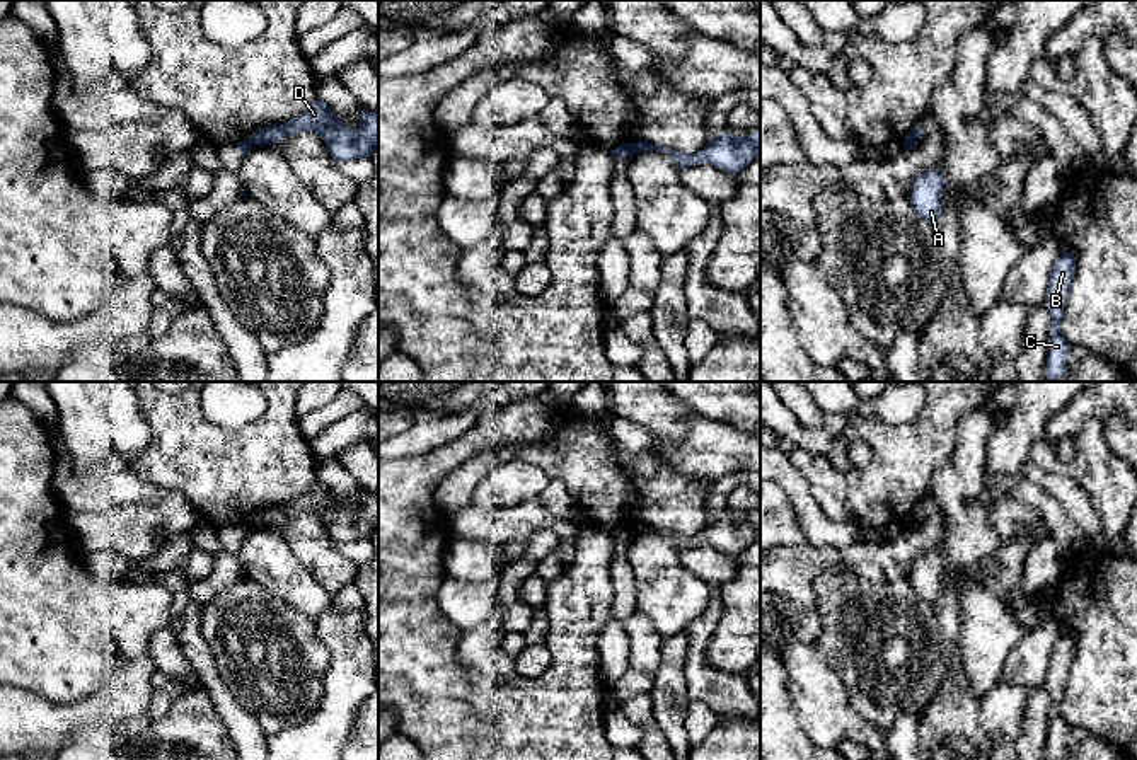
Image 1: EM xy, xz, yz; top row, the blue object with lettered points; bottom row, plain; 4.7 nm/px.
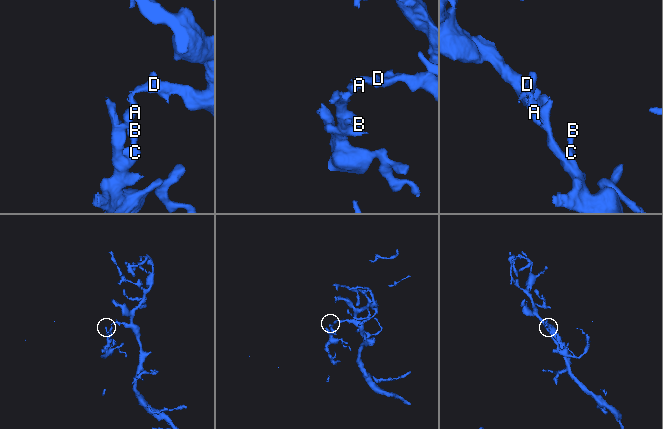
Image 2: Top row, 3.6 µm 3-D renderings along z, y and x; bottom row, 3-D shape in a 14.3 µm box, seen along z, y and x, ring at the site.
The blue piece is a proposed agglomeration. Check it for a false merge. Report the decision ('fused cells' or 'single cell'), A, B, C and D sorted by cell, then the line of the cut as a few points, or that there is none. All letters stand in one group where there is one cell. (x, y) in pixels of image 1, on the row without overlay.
fused cells; groups A B C / D; cut xz (633, 525), (631, 535)

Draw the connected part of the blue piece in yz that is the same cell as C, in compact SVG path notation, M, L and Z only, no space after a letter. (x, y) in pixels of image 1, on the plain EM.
M1064 634L1057 639L1050 654L1047 671L1047 692L1050 697L1048 736L1045 746L1045 760L1060 760L1065 755L1065 746L1071 738L1071 724L1059 712L1064 699L1071 661L1074 658L1076 641L1072 634Z

